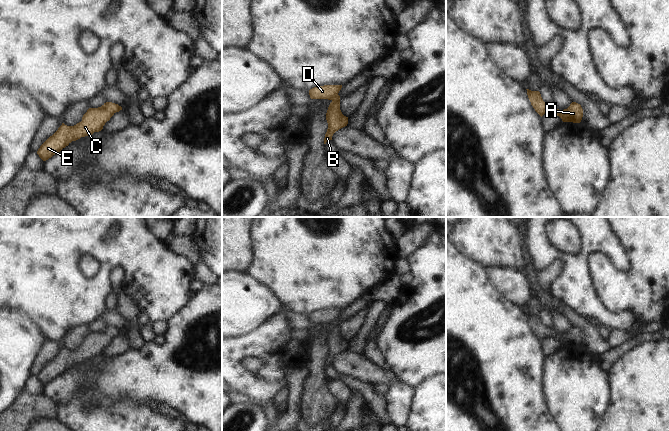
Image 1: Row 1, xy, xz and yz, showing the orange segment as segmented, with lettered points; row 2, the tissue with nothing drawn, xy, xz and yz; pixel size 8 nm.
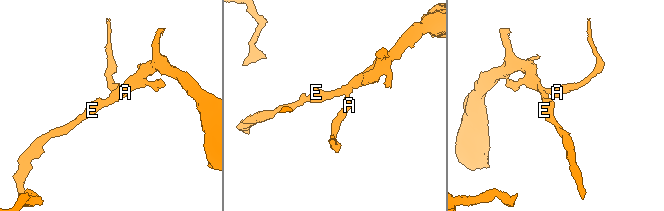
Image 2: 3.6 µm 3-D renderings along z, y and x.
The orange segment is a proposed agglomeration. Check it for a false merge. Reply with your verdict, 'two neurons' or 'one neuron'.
one neuron

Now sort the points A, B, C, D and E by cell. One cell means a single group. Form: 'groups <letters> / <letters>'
groups A B C D E

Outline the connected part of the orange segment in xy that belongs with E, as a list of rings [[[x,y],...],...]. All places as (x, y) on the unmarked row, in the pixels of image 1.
[[[106,326],[98,332],[89,332],[83,339],[82,345],[76,349],[67,350],[62,347],[58,354],[40,370],[37,378],[43,385],[48,384],[72,365],[101,355],[105,347],[120,334],[122,331],[112,326]]]

